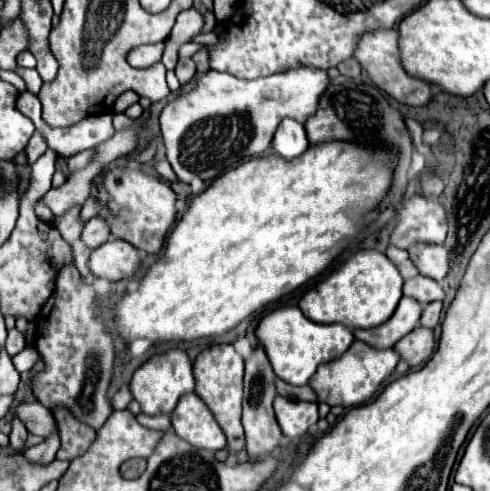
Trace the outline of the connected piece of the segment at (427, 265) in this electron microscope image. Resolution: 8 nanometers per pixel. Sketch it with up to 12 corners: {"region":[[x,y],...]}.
{"region":[[416,243],[408,249],[420,275],[442,281],[450,259],[444,245]]}

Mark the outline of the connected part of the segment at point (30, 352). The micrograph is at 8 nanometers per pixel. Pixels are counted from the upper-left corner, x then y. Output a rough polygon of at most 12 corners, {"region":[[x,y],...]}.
{"region":[[30,347],[12,357],[18,373],[30,371],[40,359],[38,351]]}

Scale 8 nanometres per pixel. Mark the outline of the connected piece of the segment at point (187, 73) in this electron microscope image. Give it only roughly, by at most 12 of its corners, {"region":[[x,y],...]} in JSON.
{"region":[[180,59],[176,77],[186,85],[196,73],[192,59]]}

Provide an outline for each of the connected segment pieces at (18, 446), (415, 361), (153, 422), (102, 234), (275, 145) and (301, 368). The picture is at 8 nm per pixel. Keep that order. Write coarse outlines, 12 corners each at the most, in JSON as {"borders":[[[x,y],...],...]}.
{"borders":[[[18,417],[12,419],[10,445],[18,453],[24,449],[26,431]],[[416,327],[394,345],[410,367],[430,359],[434,331]],[[140,413],[136,419],[148,429],[166,431],[172,427],[170,417]],[[98,217],[90,219],[82,229],[82,241],[88,247],[106,243],[108,225]],[[284,119],[272,149],[284,159],[296,159],[310,147],[306,129]],[[298,307],[256,329],[274,373],[298,387],[340,359],[354,333],[314,323]]]}

